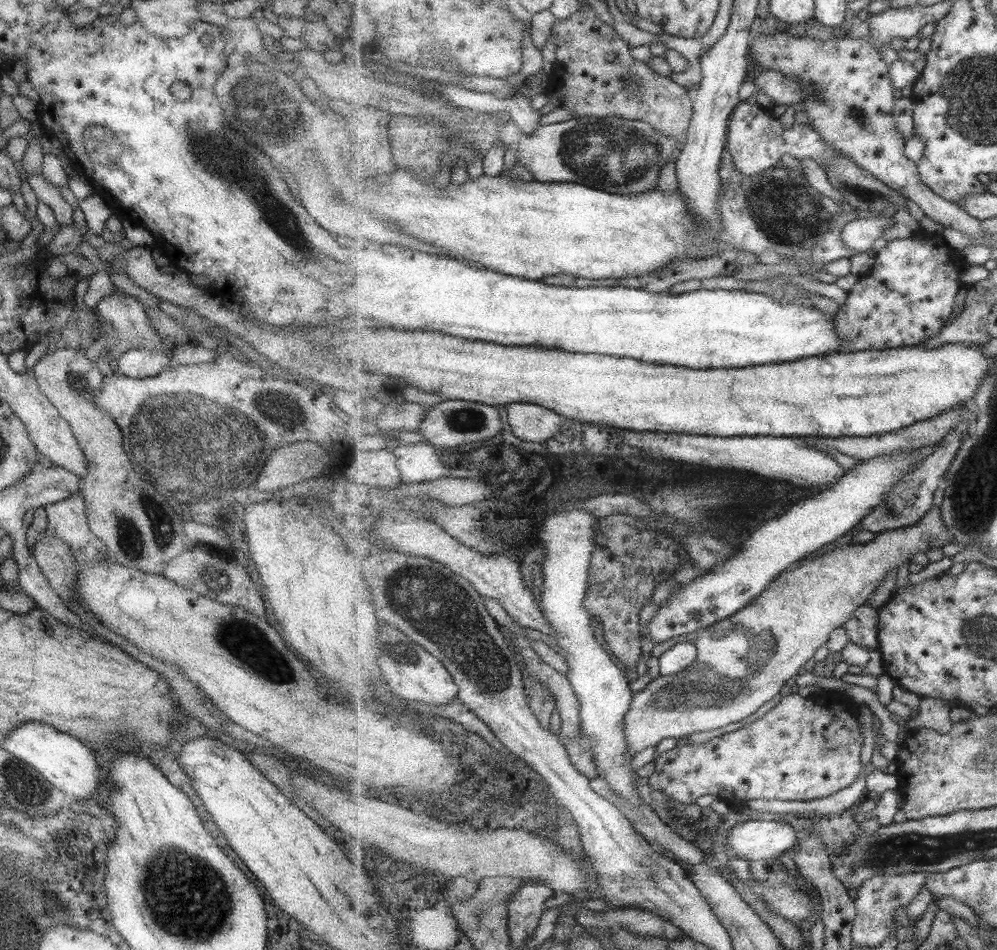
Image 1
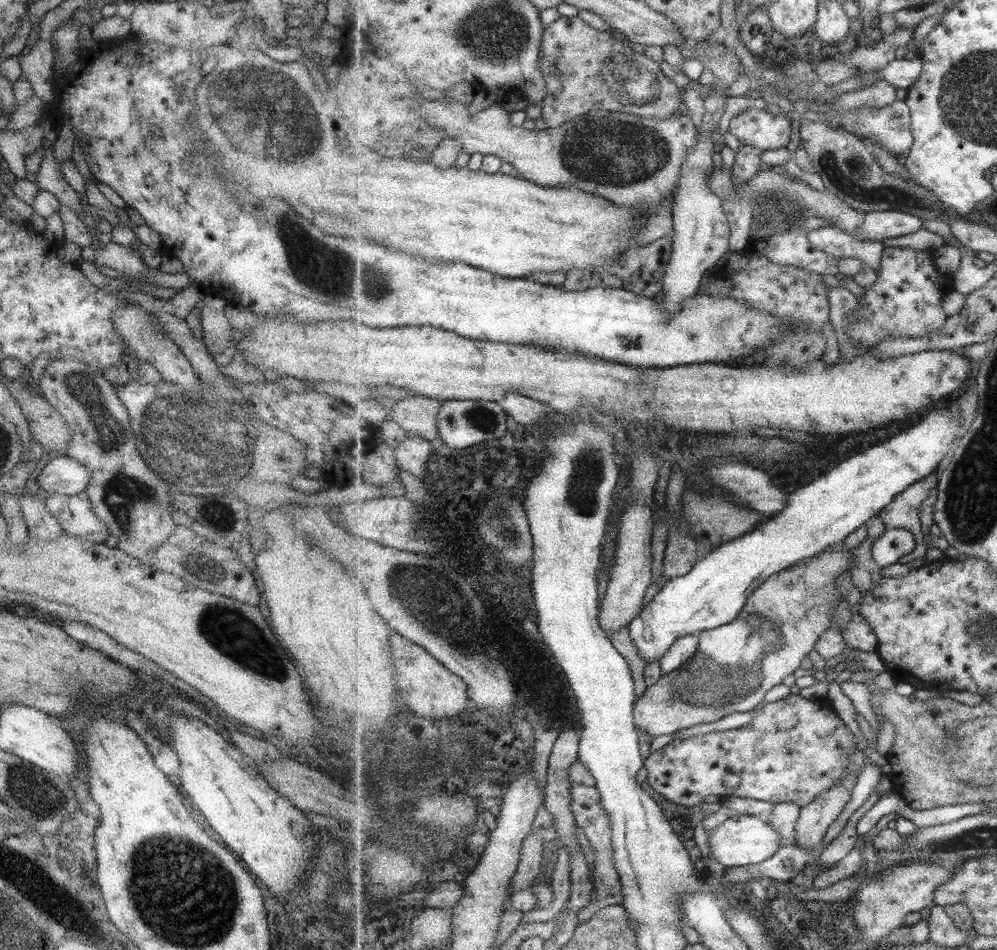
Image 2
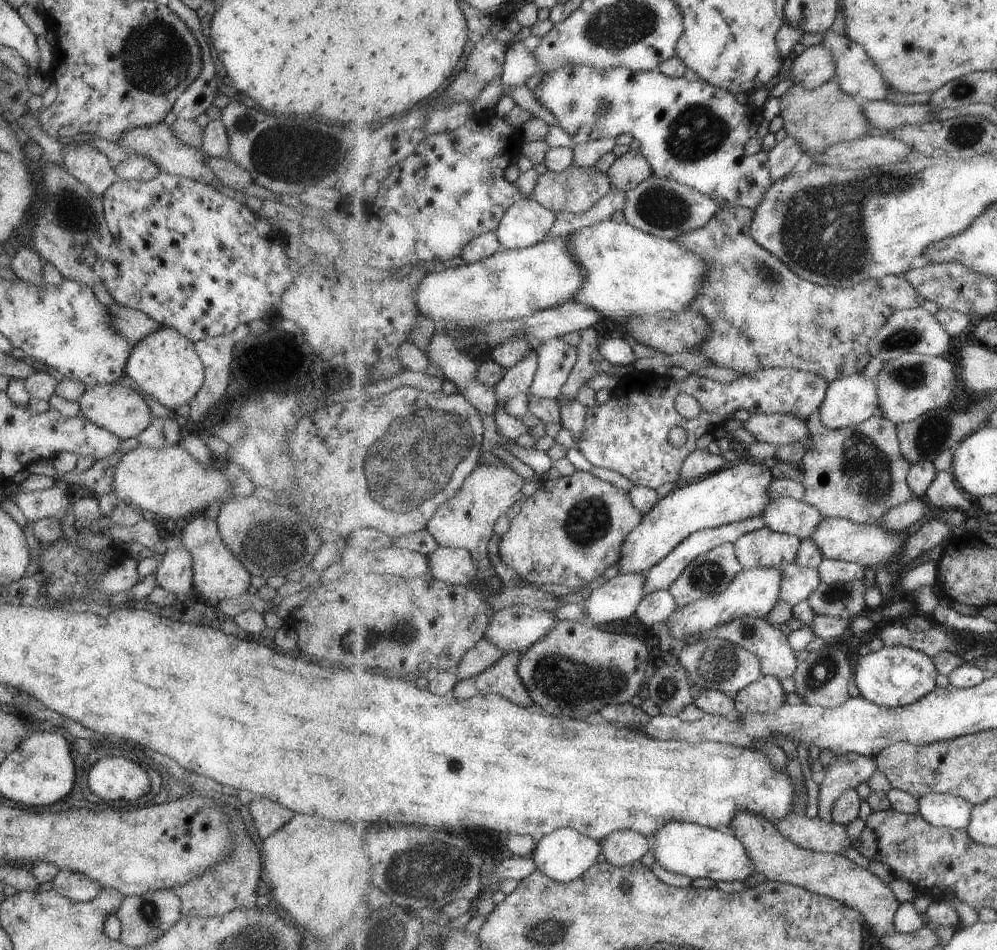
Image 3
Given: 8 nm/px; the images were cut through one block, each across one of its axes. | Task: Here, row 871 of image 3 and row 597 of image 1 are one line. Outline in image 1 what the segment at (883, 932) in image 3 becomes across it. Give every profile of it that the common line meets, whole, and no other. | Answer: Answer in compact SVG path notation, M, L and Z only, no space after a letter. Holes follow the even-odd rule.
M934 507L917 525L886 531L863 545L847 543L829 553L816 555L792 571L783 571L745 609L702 631L699 636L701 653L693 665L674 675L659 676L634 693L631 708L625 714L625 737L632 754L656 747L665 738L677 740L696 732L743 722L759 711L779 695L789 678L795 678L801 672L821 646L827 646L834 630L847 626L854 613L869 603L887 573L897 571L903 565L909 566L910 556L916 552L925 554L933 547L946 552L948 545L953 544L952 533L942 519L940 510Z

